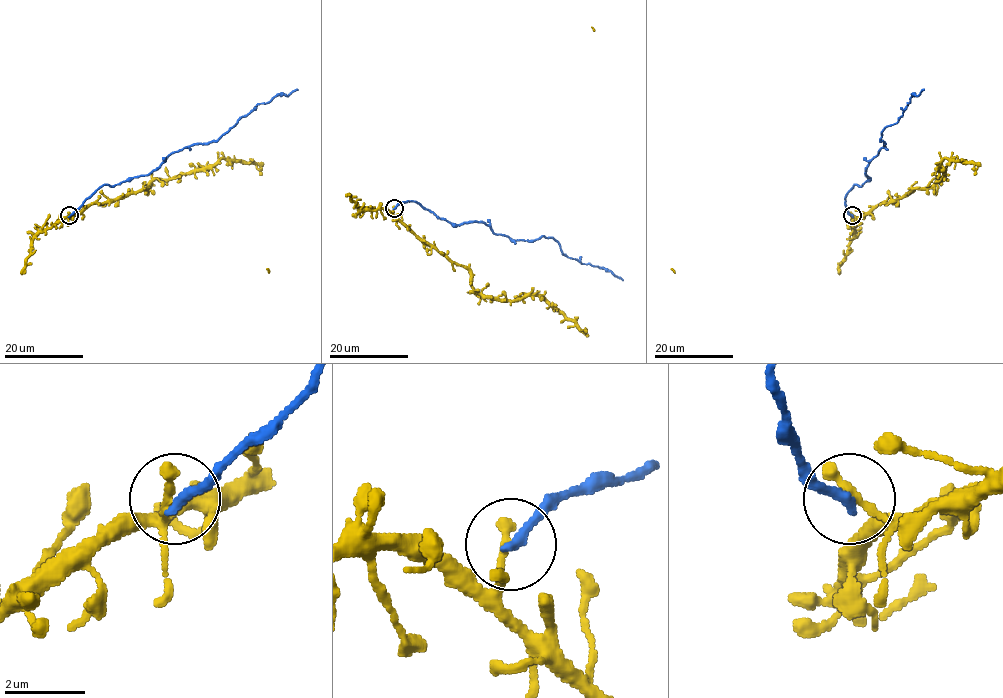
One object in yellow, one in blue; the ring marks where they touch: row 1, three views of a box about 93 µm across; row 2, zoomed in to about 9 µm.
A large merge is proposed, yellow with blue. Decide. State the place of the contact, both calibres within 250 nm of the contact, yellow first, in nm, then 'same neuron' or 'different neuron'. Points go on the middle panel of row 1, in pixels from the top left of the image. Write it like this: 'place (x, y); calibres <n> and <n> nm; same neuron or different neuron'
place (394, 208); calibres 300 and 280 nm; different neuron

